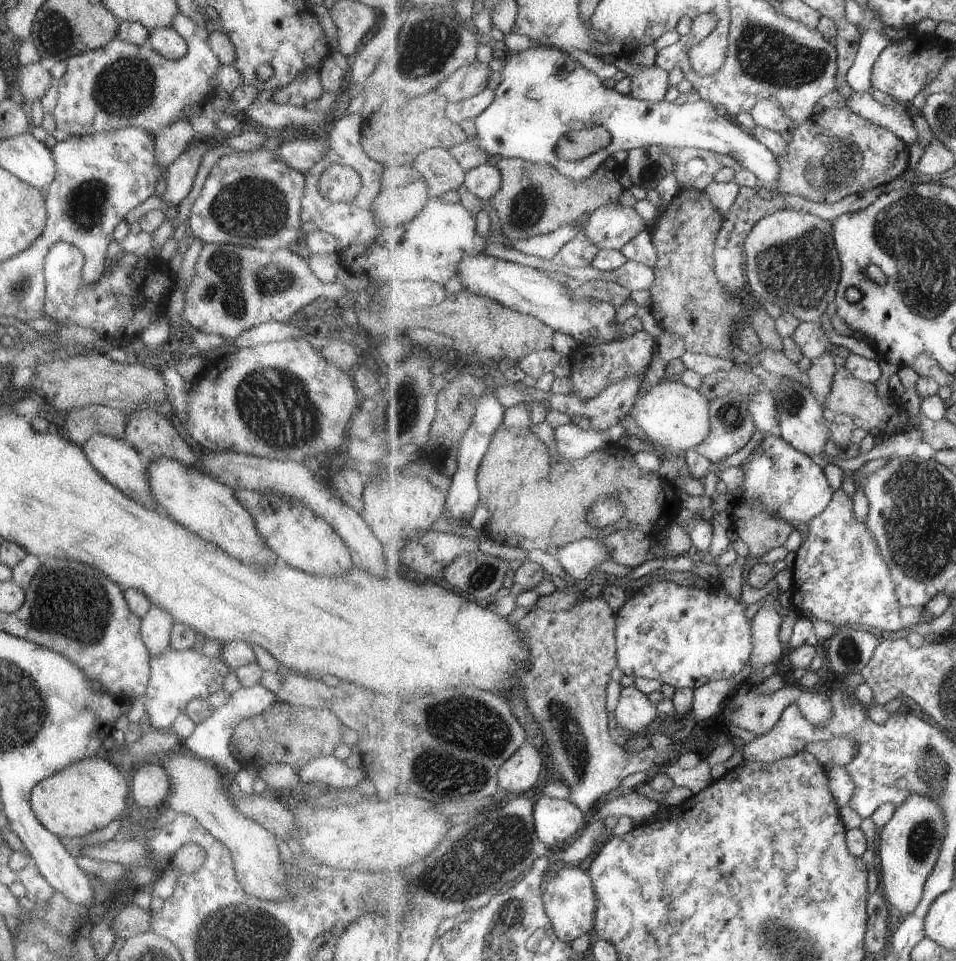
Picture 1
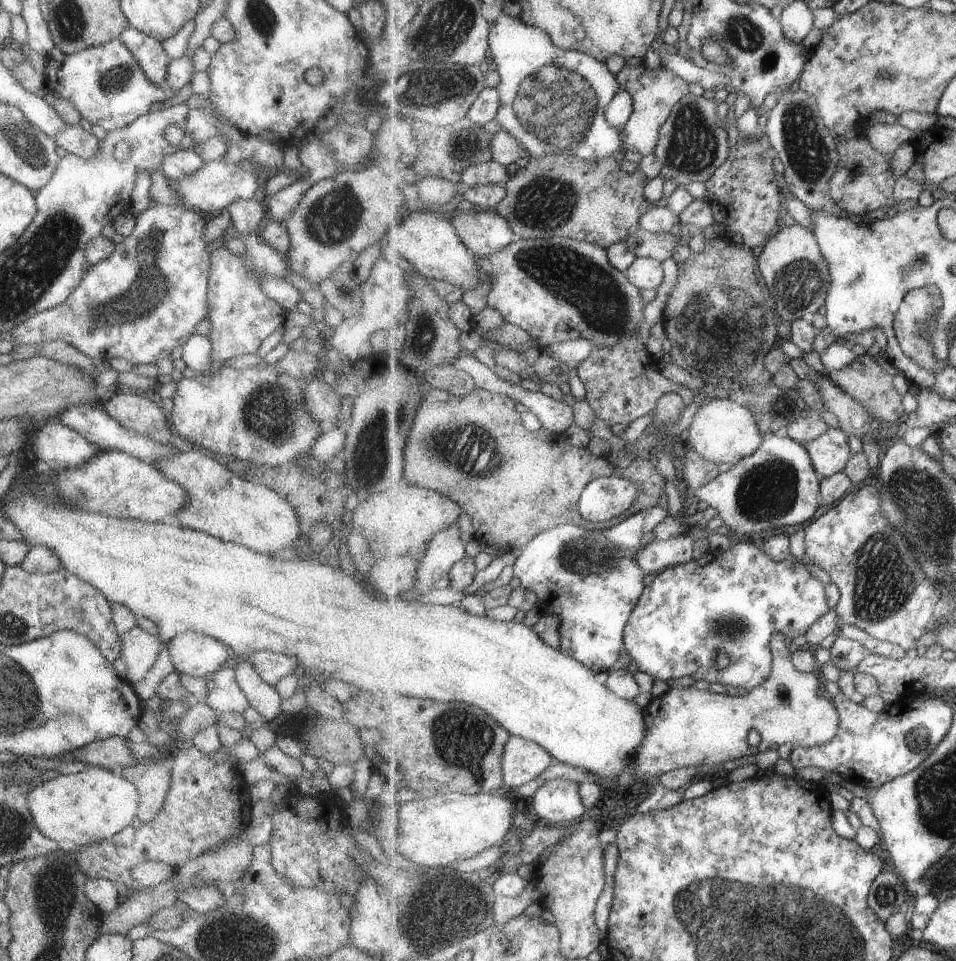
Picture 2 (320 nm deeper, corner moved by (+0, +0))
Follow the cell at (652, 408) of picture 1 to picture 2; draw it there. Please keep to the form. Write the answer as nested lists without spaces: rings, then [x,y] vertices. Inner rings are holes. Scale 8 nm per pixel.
[[[714,398],[704,403],[686,433],[686,448],[695,449],[704,459],[715,464],[740,463],[764,444],[764,434],[756,414],[749,407],[729,399]]]

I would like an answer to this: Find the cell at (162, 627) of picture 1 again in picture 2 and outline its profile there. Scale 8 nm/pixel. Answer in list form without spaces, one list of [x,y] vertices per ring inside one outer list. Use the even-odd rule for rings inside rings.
[[[137,625],[132,626],[126,634],[120,636],[121,646],[118,658],[126,667],[125,680],[133,686],[139,682],[153,662],[157,653],[164,646],[157,636],[141,630]]]

